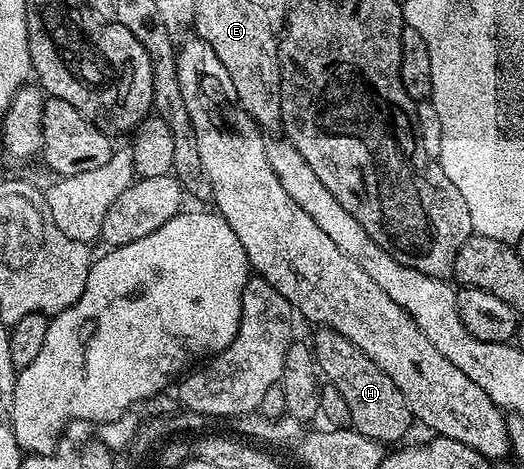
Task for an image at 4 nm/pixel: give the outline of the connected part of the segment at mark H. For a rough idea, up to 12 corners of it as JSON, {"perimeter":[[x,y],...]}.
{"perimeter":[[326,326],[313,339],[322,379],[351,427],[398,445],[413,417],[393,378]]}

